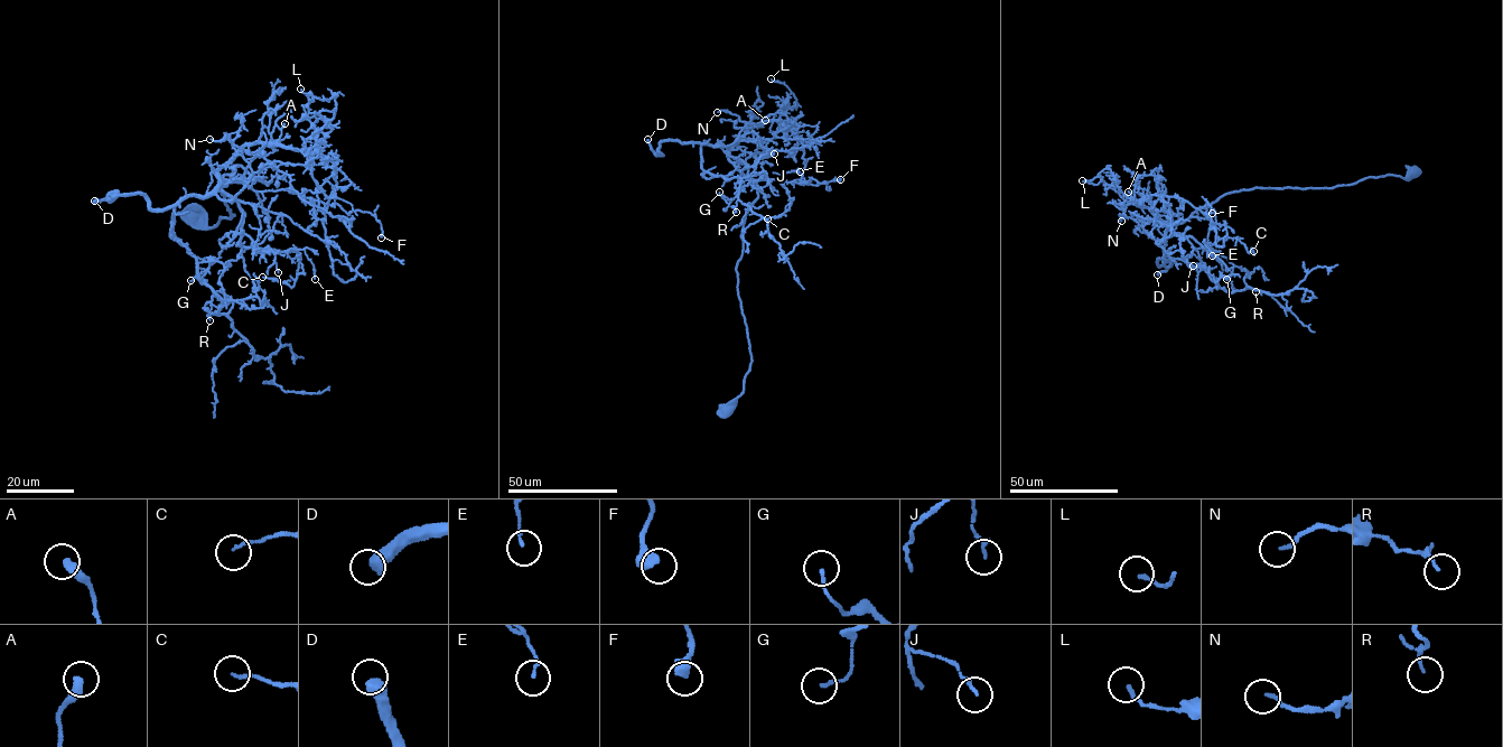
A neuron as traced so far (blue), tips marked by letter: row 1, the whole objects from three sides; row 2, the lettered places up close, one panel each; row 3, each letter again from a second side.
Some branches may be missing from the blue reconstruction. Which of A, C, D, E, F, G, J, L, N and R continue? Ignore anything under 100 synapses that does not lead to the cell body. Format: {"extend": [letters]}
{"extend": ["D"]}

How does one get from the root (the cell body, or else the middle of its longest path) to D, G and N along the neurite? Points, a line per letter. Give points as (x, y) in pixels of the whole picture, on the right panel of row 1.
D: (1416, 173), (1331, 188), (1225, 194), (1167, 225), (1164, 264), (1159, 259), (1157, 263), (1172, 264), (1157, 274)
G: (1416, 173), (1331, 188), (1234, 190), (1169, 224), (1195, 249), (1226, 258), (1233, 267), (1226, 279)
N: (1416, 173), (1331, 188), (1230, 192), (1168, 224), (1165, 241), (1149, 236), (1131, 217), (1121, 221)

